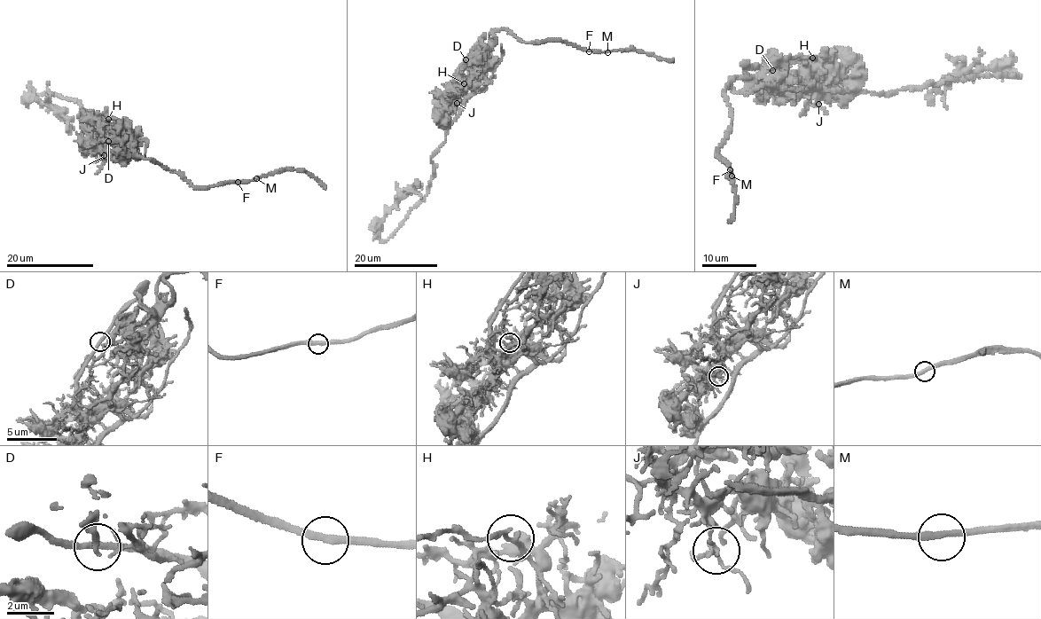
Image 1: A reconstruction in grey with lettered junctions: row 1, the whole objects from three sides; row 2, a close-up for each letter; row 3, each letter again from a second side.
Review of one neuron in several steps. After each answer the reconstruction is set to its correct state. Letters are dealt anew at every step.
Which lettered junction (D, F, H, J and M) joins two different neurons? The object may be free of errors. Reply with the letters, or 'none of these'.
H

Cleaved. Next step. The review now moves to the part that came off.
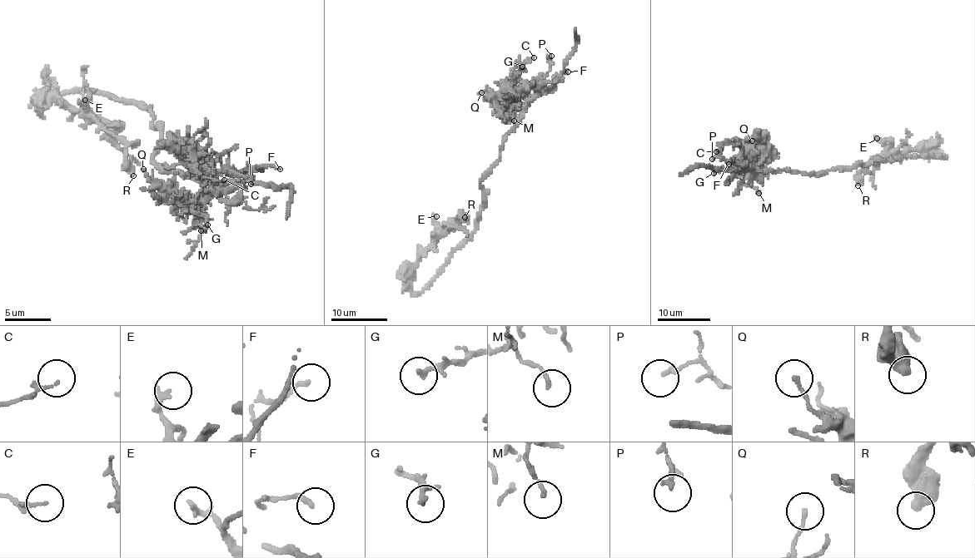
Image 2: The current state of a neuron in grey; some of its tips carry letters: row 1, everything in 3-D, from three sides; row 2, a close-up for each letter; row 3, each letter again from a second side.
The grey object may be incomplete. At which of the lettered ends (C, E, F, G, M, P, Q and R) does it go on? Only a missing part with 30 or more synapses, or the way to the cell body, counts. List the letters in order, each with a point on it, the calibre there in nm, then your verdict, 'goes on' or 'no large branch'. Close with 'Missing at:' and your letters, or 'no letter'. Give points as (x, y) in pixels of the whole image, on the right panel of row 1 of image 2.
C: (716, 151) | 100 nm | no large branch
E: (877, 138) | 240 nm | no large branch
F: (728, 164) | 170 nm | no large branch
G: (713, 173) | 150 nm | no large branch
M: (758, 193) | 140 nm | no large branch
P: (712, 159) | 150 nm | no large branch
Q: (752, 140) | 140 nm | no large branch
R: (858, 185) | 600 nm | no large branch
Missing at: no letter

